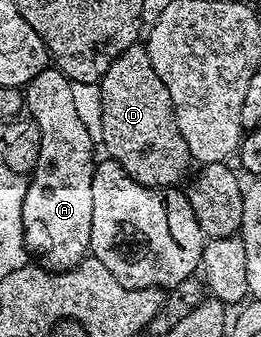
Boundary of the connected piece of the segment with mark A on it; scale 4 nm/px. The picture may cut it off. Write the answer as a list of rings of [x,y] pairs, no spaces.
[[[49,65],[41,73],[37,73],[37,77],[33,77],[28,81],[25,88],[25,111],[32,123],[37,125],[37,129],[41,133],[41,153],[37,153],[37,165],[34,171],[30,172],[29,182],[27,184],[27,192],[25,193],[25,201],[23,202],[23,212],[21,213],[21,221],[23,222],[23,240],[27,246],[28,256],[38,266],[45,268],[46,271],[71,271],[75,266],[88,258],[91,250],[91,230],[93,229],[93,173],[95,172],[95,164],[97,162],[97,144],[89,137],[89,129],[85,129],[81,116],[77,114],[77,109],[73,102],[73,89],[71,88],[71,80],[67,76],[59,72],[58,67]]]

